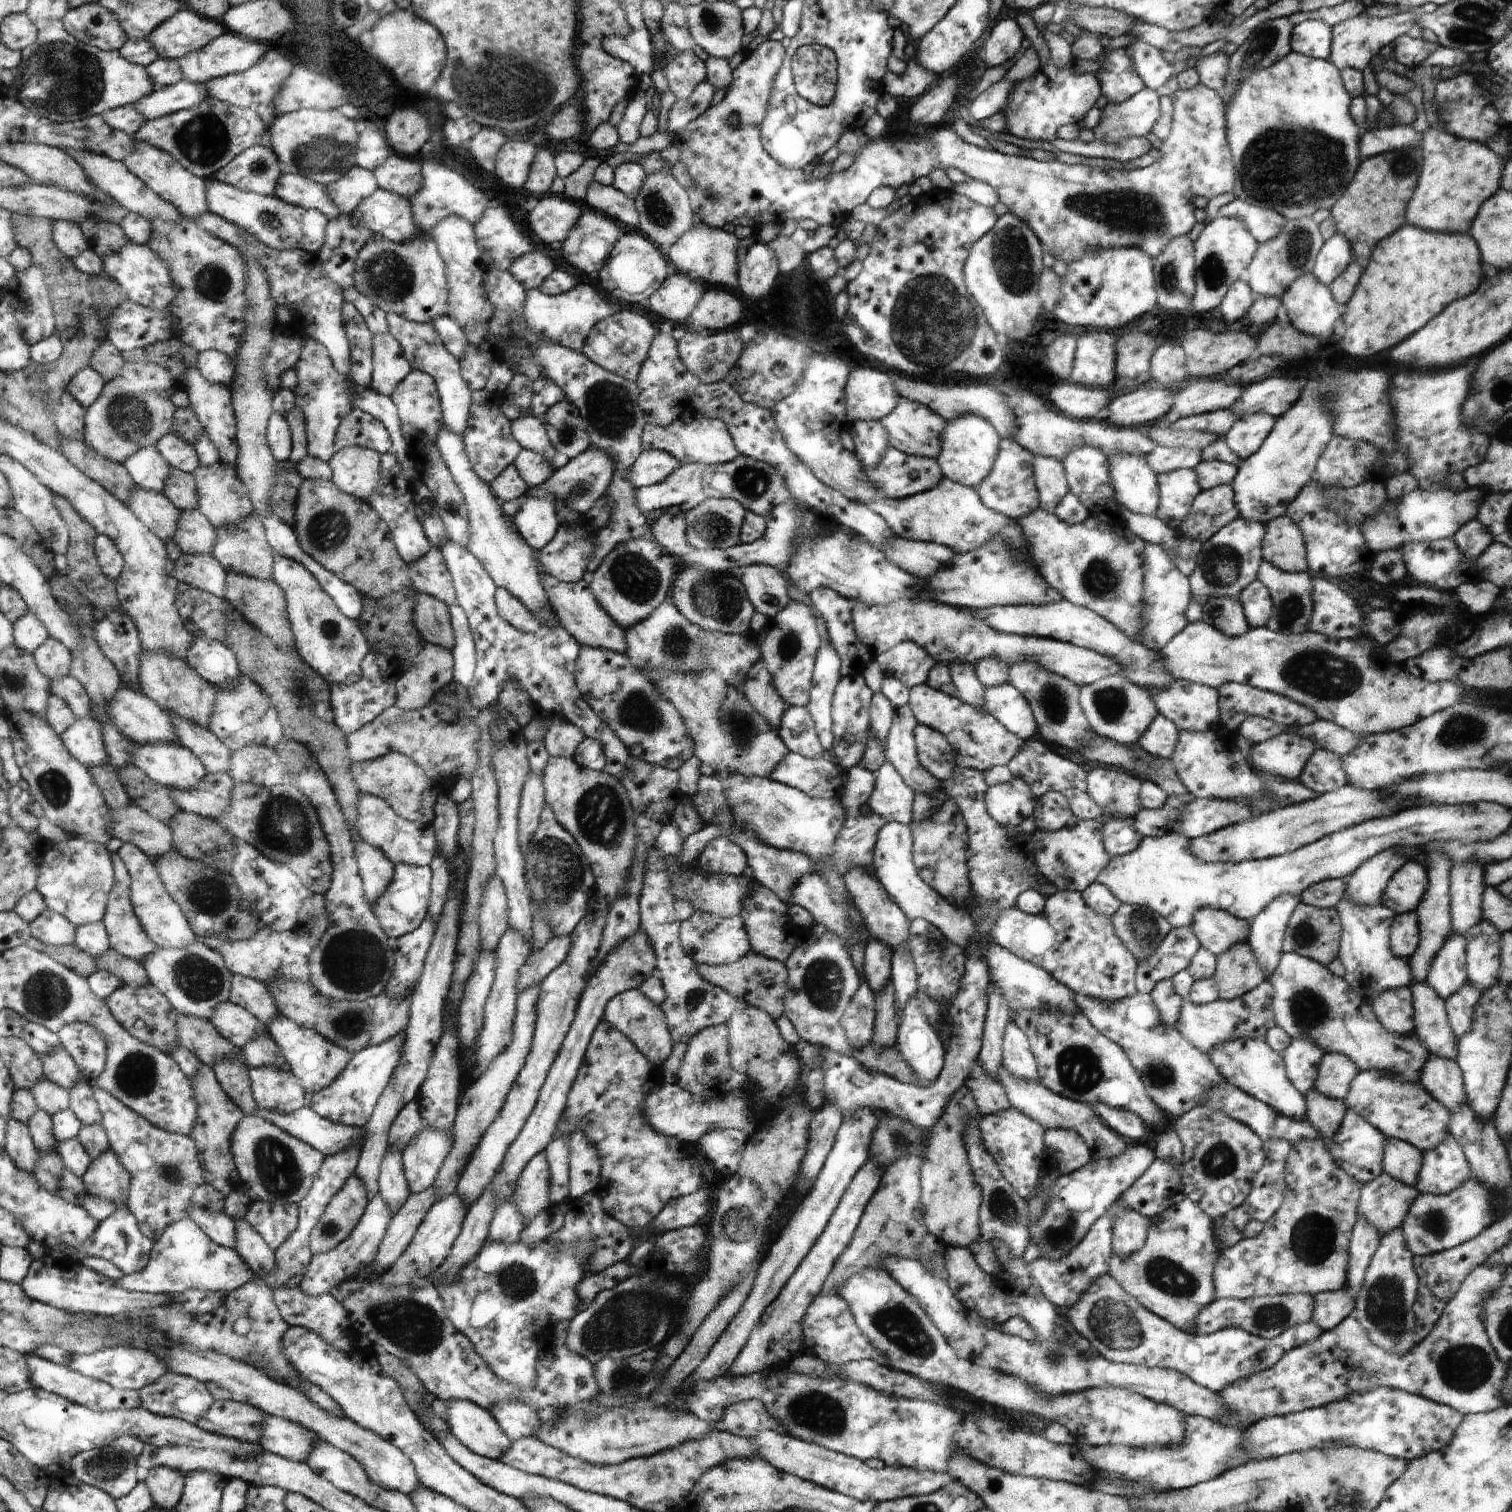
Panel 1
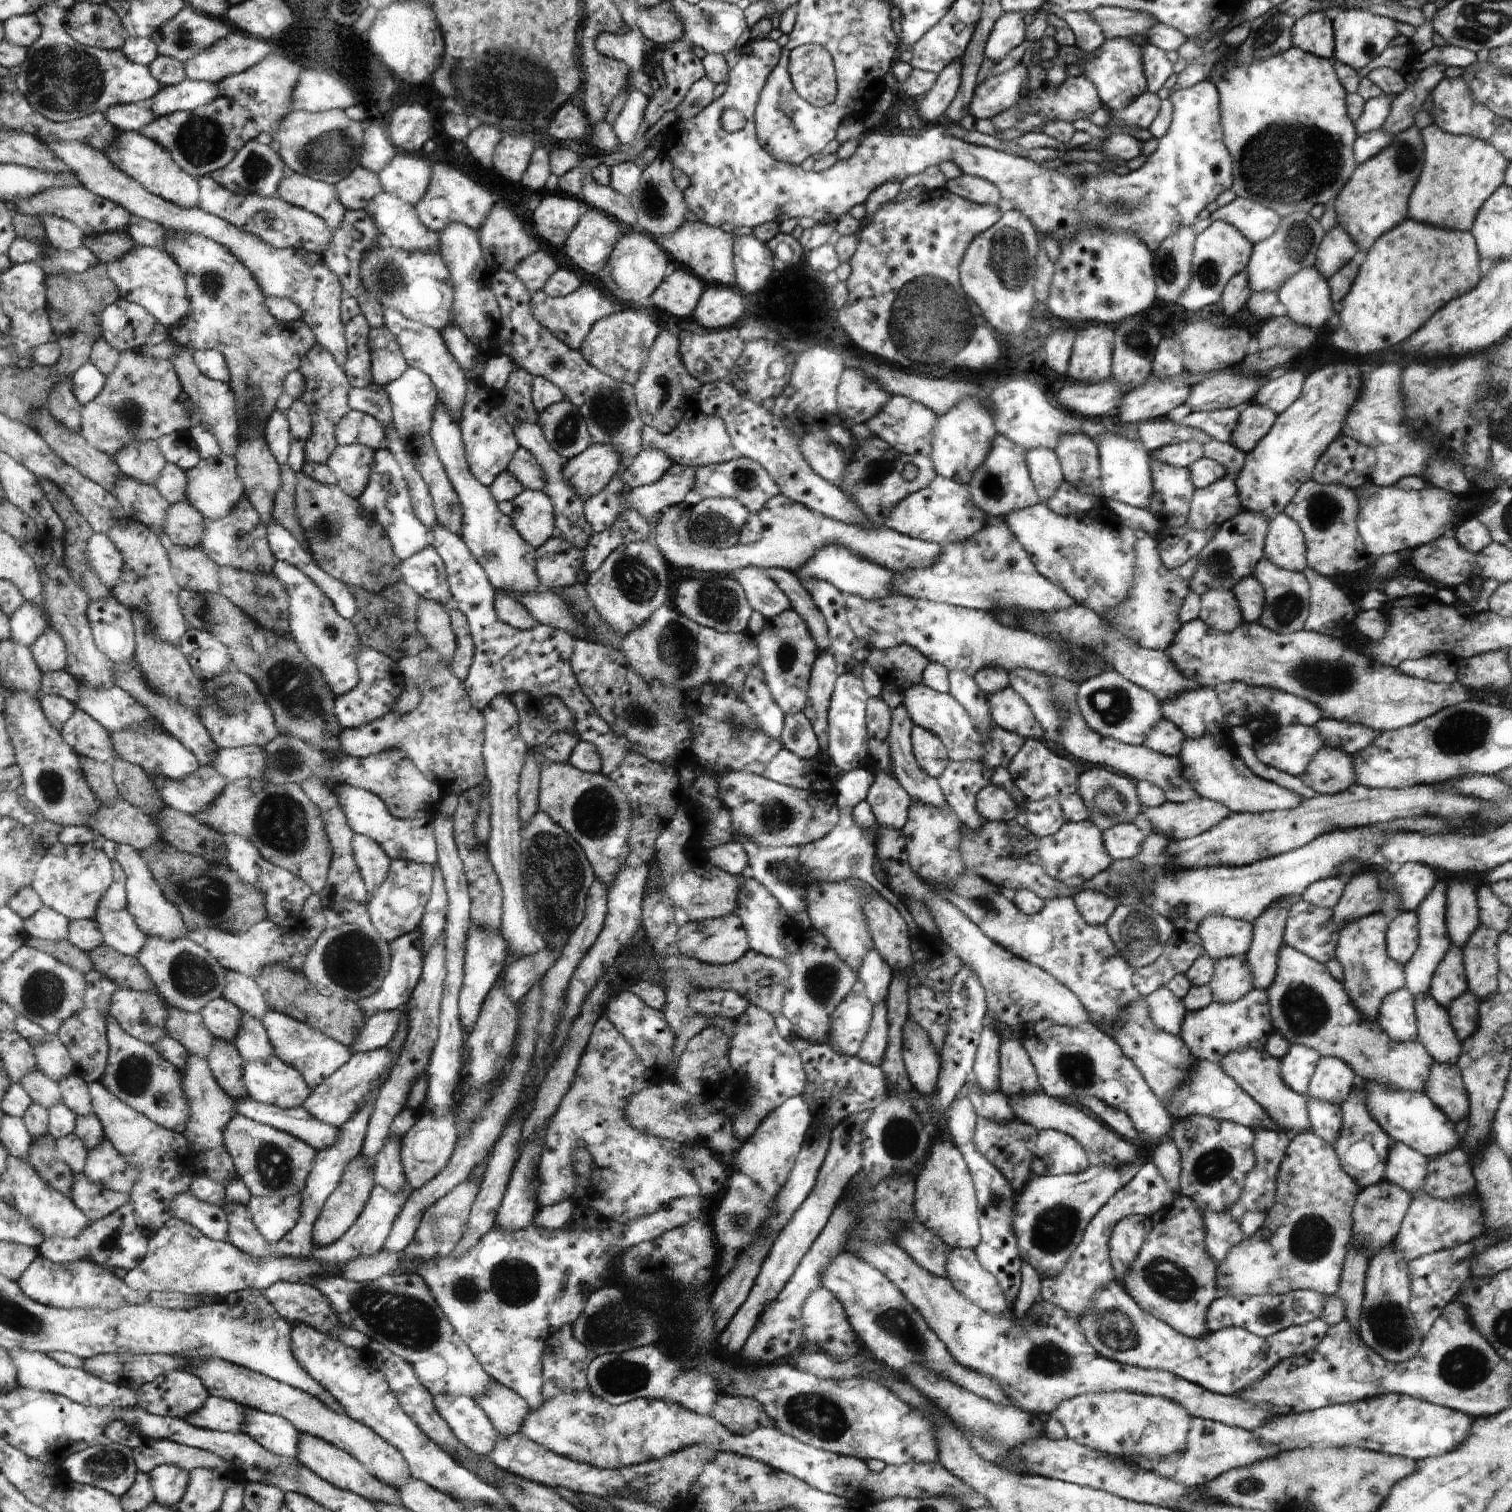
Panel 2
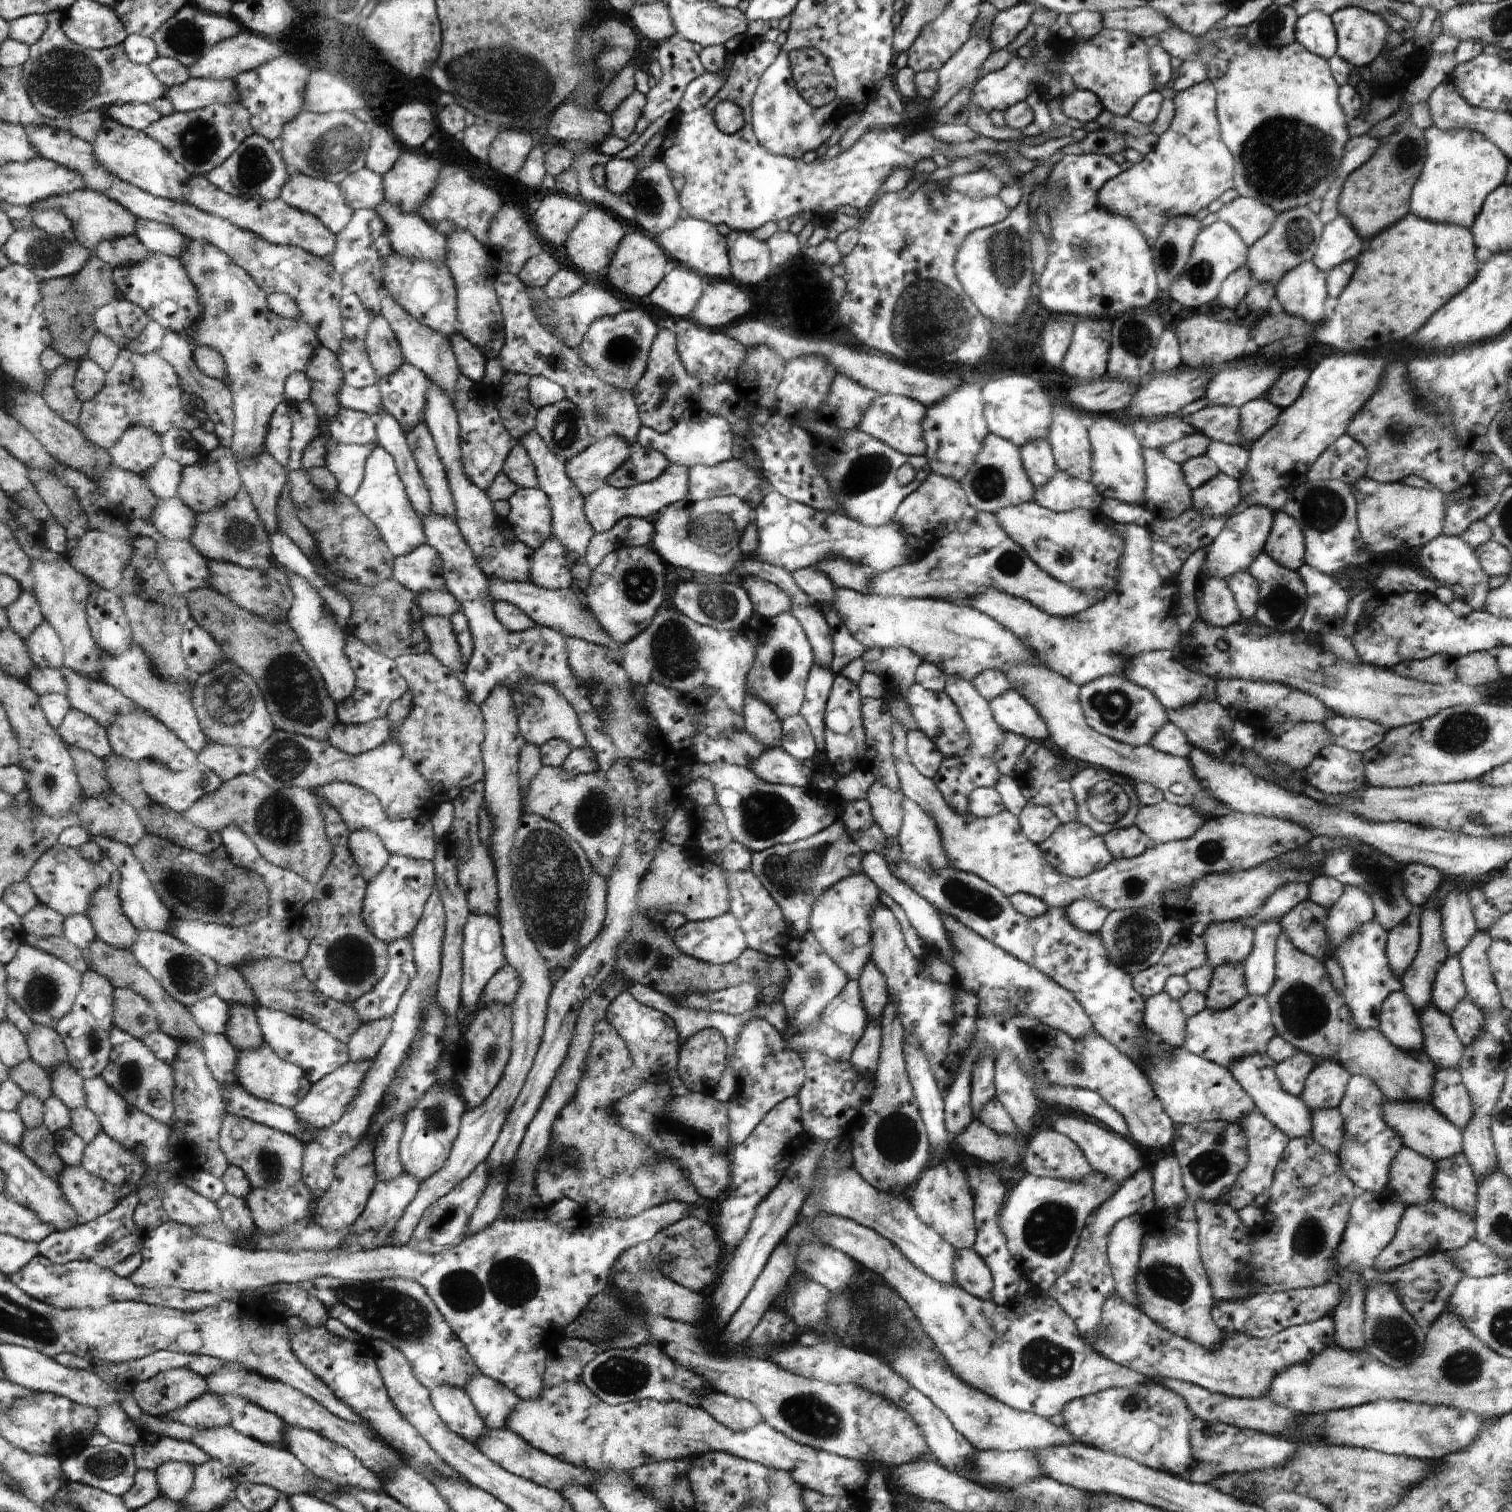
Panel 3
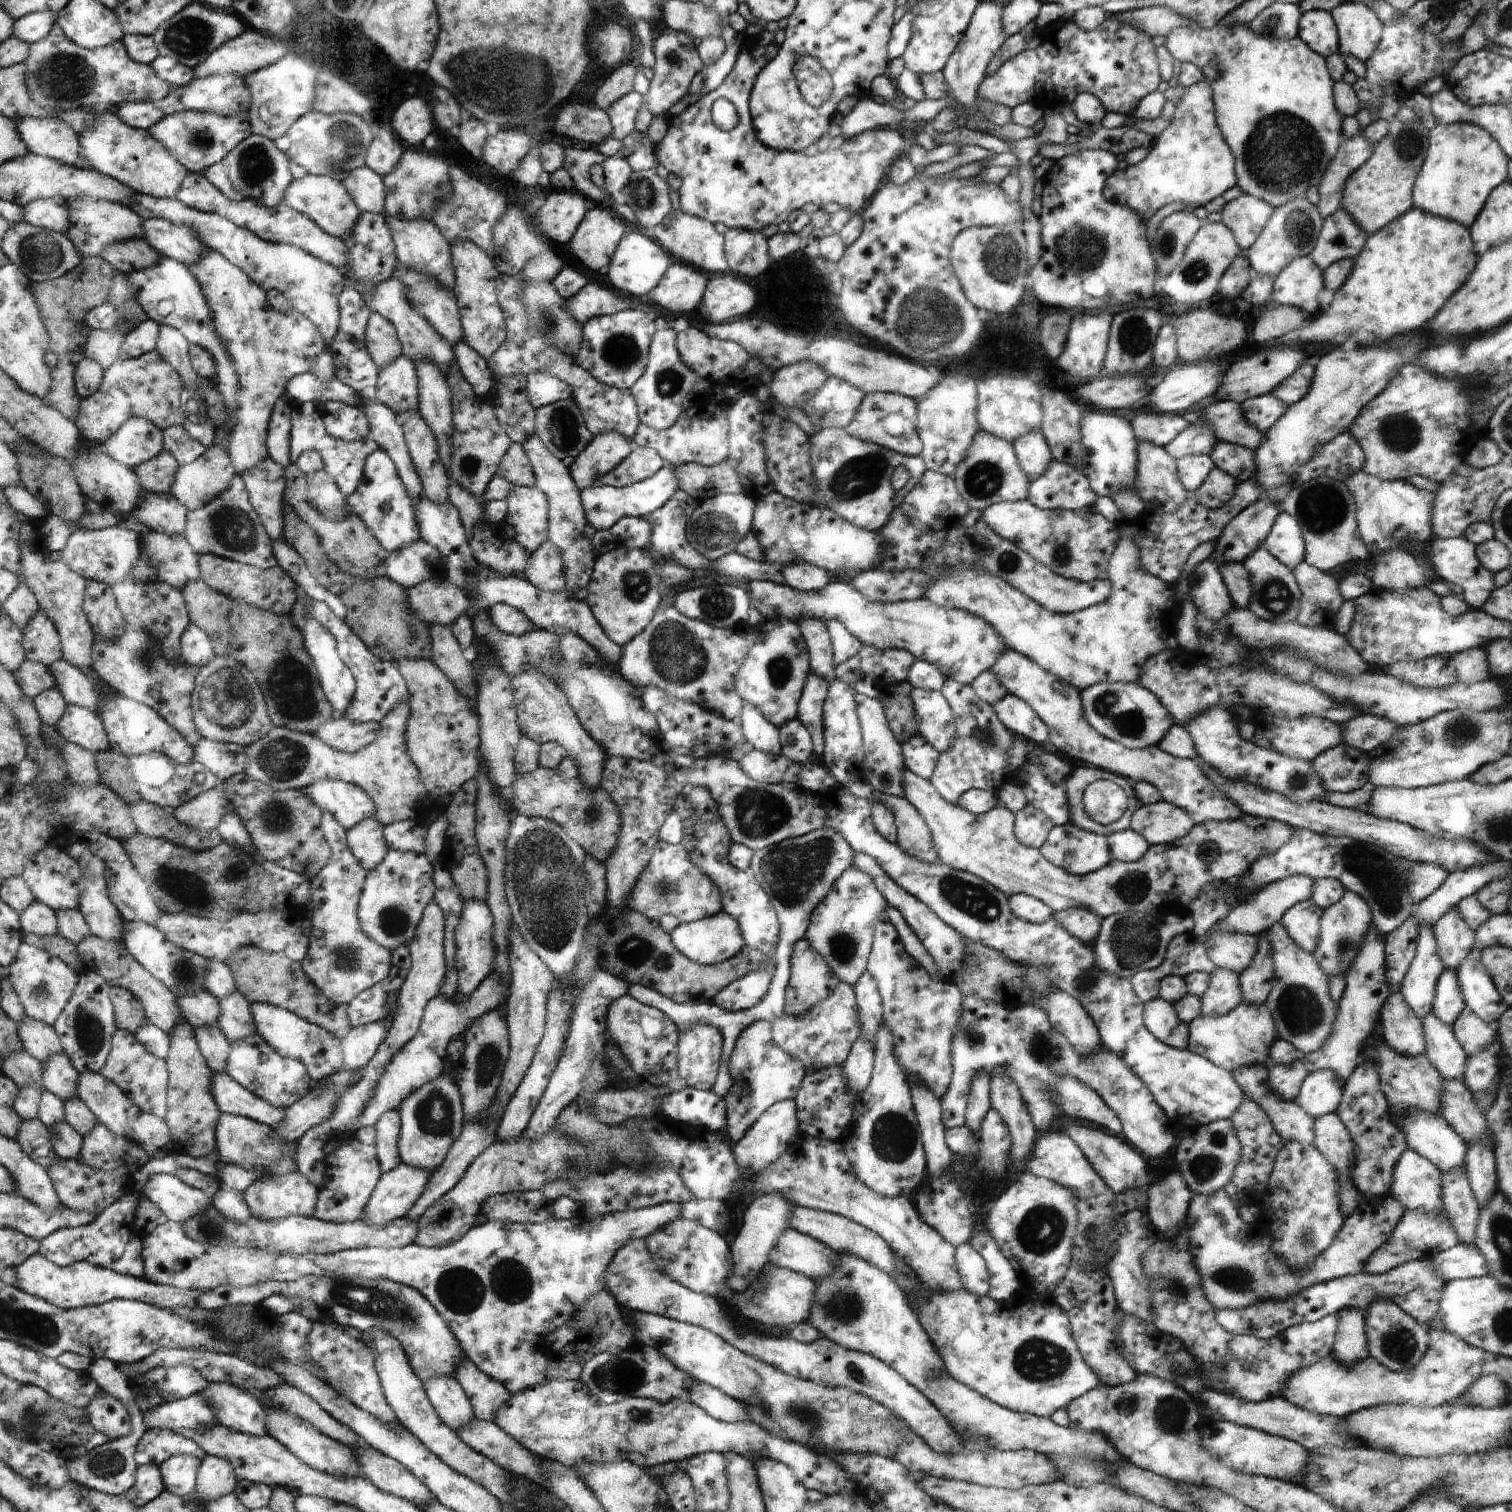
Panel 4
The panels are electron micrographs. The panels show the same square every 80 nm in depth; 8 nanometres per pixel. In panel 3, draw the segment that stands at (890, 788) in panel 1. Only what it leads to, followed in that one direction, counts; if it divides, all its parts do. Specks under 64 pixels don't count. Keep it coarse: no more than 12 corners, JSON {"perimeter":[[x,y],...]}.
{"perimeter":[[876,783],[866,800],[888,840],[903,824],[905,794]]}

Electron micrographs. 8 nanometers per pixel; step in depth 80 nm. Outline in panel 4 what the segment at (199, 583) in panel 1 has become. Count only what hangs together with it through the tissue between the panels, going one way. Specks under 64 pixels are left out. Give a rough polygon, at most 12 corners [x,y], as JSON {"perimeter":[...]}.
{"perimeter":[[185,535],[143,541],[162,581],[202,580],[201,555]]}

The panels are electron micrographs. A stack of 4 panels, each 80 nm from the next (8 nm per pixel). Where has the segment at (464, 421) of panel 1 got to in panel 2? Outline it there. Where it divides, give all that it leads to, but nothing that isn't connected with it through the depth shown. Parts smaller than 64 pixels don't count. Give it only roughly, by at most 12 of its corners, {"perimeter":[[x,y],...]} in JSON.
{"perimeter":[[385,309],[409,366],[433,379],[460,424],[466,372],[440,331]]}

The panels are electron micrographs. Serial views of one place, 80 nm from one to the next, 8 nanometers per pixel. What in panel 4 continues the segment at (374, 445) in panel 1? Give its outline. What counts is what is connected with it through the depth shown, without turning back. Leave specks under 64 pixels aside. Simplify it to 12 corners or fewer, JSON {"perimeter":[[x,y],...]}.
{"perimeter":[[336,401],[317,406],[326,430],[350,442],[371,436],[364,411]]}

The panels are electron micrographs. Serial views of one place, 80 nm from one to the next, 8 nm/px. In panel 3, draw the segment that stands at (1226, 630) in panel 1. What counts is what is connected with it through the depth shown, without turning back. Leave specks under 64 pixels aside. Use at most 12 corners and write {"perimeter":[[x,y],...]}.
{"perimeter":[[1201,572],[1194,586],[1202,621],[1243,619],[1226,581]]}

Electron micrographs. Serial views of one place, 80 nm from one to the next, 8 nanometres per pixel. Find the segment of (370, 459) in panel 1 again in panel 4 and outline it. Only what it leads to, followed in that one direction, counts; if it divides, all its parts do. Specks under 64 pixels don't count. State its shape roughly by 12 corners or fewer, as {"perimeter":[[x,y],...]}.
{"perimeter":[[315,403],[291,412],[290,462],[317,450],[324,470],[350,496],[365,461],[380,447],[370,436],[330,436]]}

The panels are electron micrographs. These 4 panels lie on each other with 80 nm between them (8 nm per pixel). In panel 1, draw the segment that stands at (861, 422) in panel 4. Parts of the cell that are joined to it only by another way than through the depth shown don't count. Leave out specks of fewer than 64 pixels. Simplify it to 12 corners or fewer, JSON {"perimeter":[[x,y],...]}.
{"perimeter":[[903,398],[878,422],[891,446],[933,459],[948,420]]}

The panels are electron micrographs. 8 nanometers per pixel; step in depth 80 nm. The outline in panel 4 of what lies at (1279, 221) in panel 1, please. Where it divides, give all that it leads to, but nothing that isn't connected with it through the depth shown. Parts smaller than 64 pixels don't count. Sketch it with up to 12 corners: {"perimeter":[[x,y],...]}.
{"perimeter":[[1242,194],[1227,201],[1221,222],[1246,252],[1273,209]]}

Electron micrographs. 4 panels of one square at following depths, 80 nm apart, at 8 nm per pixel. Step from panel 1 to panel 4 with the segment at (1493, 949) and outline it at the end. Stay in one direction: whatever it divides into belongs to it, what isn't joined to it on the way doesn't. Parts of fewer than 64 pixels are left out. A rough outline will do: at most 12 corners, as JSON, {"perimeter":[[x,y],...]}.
{"perimeter":[[1475,946],[1455,971],[1465,1006],[1495,1025],[1507,1006]]}

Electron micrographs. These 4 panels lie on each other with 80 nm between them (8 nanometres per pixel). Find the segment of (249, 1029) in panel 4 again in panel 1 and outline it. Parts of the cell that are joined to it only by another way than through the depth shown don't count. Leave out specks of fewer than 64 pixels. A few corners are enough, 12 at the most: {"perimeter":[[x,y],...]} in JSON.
{"perimeter":[[266,1035],[240,1050],[248,1067],[290,1070],[281,1048]]}

